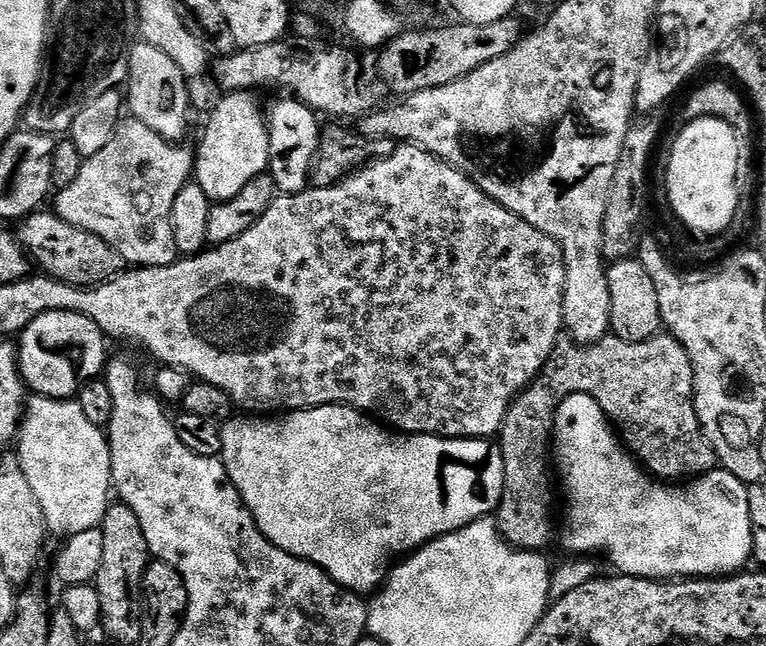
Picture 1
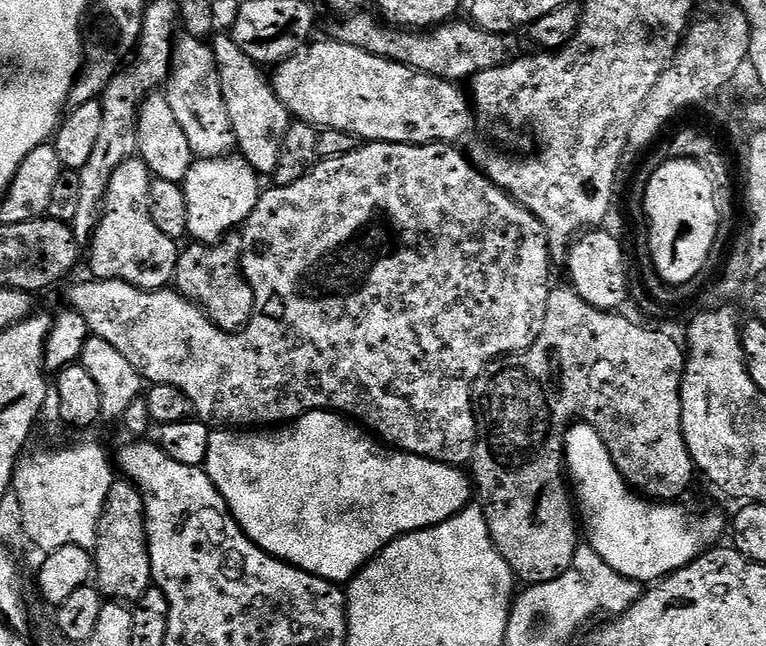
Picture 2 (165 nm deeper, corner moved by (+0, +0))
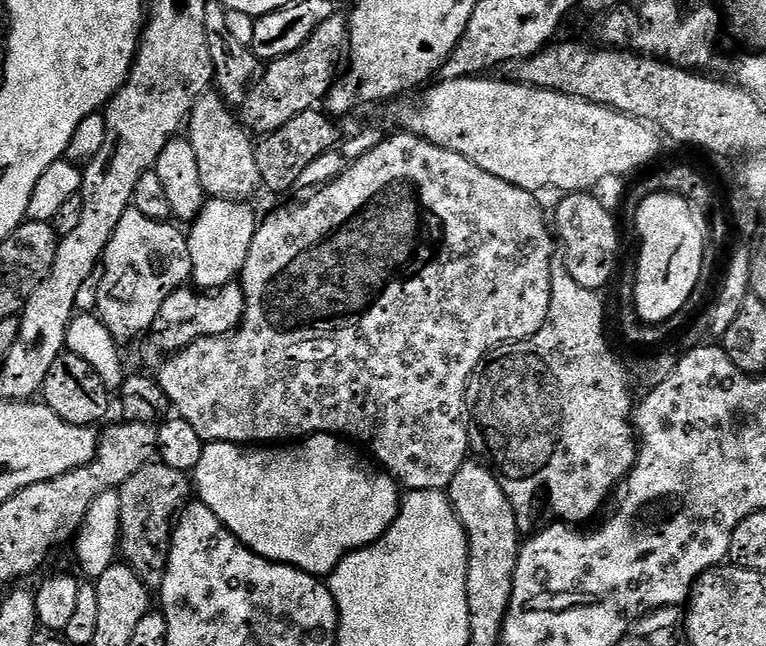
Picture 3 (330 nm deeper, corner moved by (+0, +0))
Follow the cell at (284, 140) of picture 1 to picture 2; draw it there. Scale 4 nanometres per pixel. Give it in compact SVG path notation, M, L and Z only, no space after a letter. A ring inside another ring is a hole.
M231 35L219 36L211 41L212 53L216 59L220 81L224 83L224 96L227 98L232 133L236 135L239 153L255 172L275 173L284 152L284 139L294 117L272 88L272 81L266 75L265 69L255 64L250 54L245 54L239 48L238 42L232 40Z

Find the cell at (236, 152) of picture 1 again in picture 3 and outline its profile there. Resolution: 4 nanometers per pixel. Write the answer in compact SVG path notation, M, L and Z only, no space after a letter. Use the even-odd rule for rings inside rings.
M209 199L204 209L191 221L187 229L187 250L192 263L191 283L200 290L225 288L244 271L244 263L250 254L258 216L252 213L251 203L238 200Z

